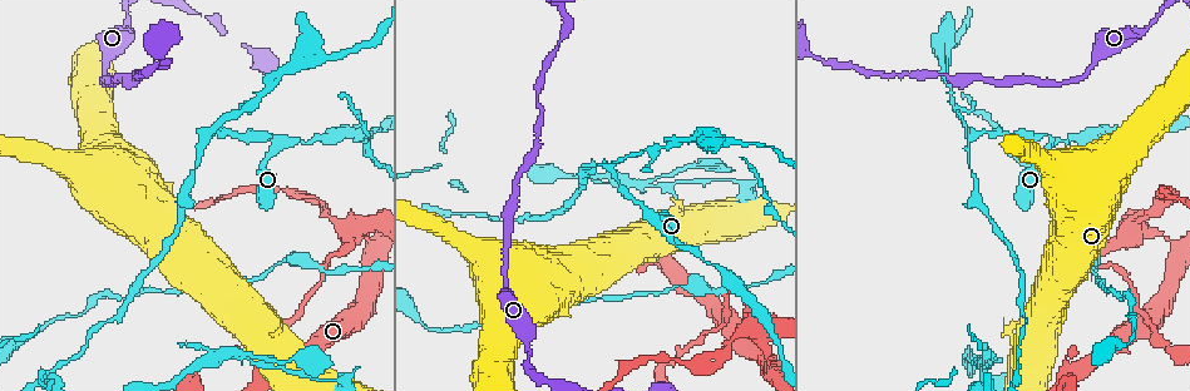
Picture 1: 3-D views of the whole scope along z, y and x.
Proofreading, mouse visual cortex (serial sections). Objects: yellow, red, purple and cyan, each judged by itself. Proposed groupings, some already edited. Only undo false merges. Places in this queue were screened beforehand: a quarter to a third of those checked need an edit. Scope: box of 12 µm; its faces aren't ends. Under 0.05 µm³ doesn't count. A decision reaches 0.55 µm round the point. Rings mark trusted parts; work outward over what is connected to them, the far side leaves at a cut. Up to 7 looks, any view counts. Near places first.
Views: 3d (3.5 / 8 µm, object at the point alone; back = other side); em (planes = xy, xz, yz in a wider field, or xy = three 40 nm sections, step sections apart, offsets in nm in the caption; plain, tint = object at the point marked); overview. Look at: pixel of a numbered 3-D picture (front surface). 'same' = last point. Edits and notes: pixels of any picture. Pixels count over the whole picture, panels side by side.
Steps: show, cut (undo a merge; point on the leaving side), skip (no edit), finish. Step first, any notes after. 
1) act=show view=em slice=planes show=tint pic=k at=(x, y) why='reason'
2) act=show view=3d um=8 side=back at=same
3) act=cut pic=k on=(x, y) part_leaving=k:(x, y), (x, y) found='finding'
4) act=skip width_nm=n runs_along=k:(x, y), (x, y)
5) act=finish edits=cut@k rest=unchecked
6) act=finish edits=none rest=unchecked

act=show view=3d um=3.5 pic=1 at=(769, 360) why='narrows sharply'

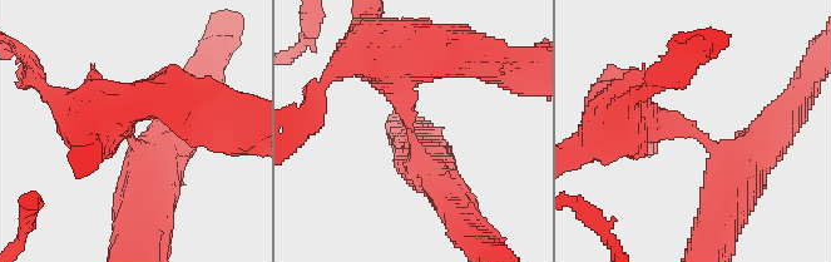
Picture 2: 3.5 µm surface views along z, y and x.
act=show view=em slice=planes show=tint pic=2 at=(700, 133) arm_widths_nm=450,600

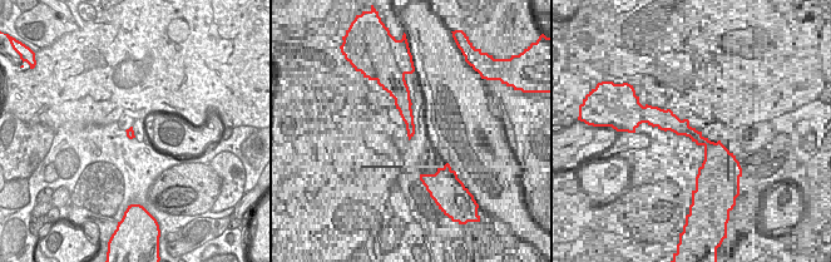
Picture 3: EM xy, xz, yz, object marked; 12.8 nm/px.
act=show view=em slice=xy step=1 show=tint at=same

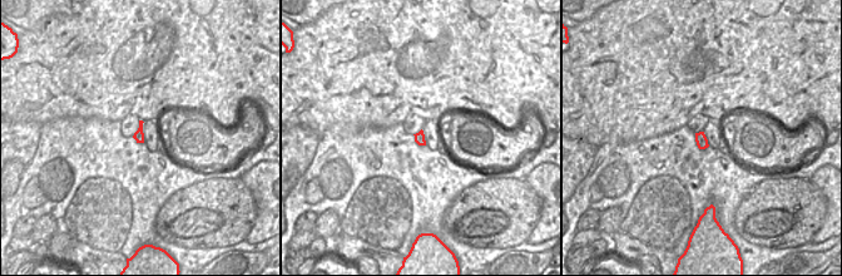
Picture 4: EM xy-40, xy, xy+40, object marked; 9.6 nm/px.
act=cut pic=2 on=(667, 114) part_leaving=2:(702, 138), (651, 118), (602, 138) found='two cells meet here'

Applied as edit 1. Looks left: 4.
act=show view=overview

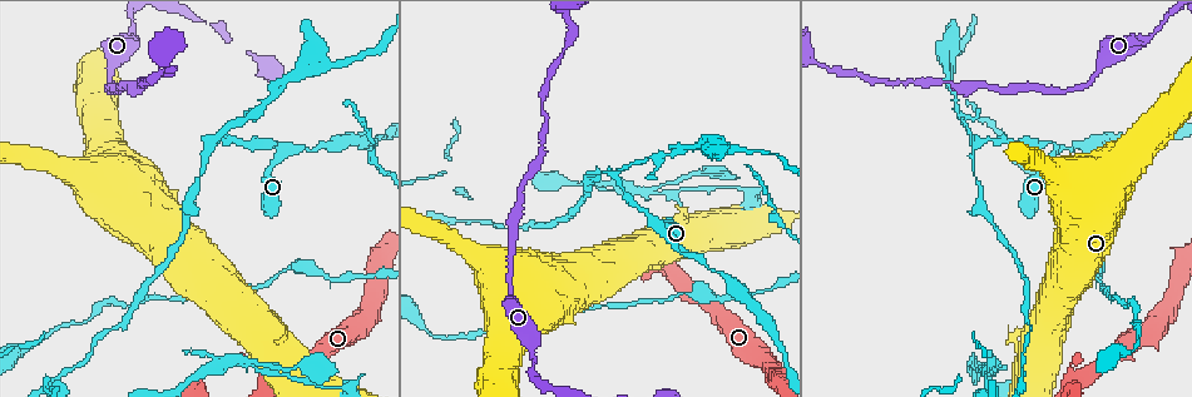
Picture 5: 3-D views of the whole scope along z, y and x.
act=show view=3d um=3.5 pic=5 at=(278, 153) why='arms part here'

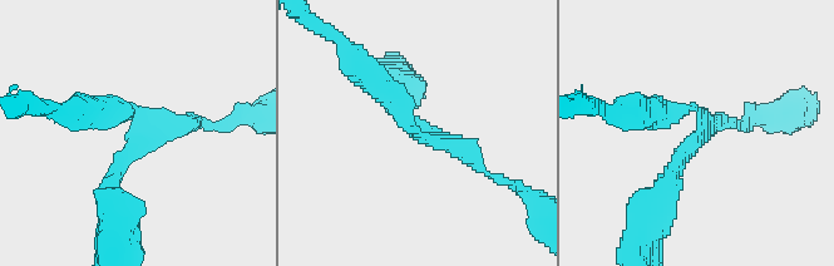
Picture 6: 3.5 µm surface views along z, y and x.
act=show view=em slice=xy step=1 show=tint pic=6 at=(143, 138) arms=3 arm_widths_nm=200,250,300

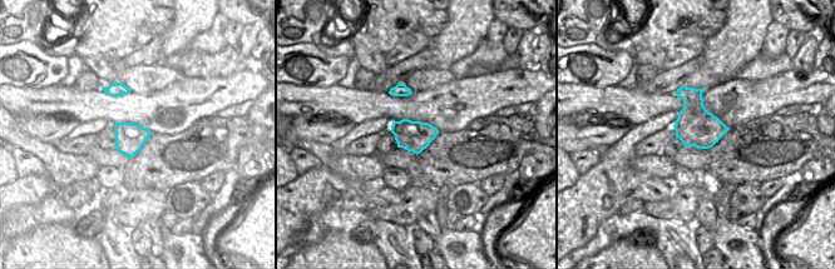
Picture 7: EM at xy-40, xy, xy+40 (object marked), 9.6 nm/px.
act=skip runs_along=6:(656, 202), (700, 133), (694, 106), (659, 114) found='one cell here'

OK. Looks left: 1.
act=finish edits=cut@2 rest=unchecked

